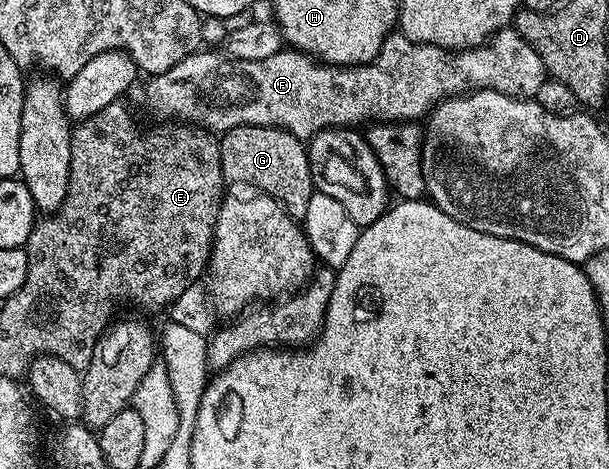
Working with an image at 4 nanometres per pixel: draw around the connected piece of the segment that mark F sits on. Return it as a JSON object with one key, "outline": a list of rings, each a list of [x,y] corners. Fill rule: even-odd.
{"outline":[[[514,28],[500,30],[497,34],[492,35],[487,42],[483,42],[480,46],[475,46],[469,50],[447,50],[446,48],[438,48],[437,46],[410,40],[405,34],[393,32],[388,35],[388,38],[382,44],[382,48],[378,52],[378,56],[375,60],[362,64],[361,66],[330,66],[327,62],[313,58],[311,54],[303,54],[301,50],[295,48],[282,49],[274,56],[266,56],[266,60],[238,60],[237,58],[229,57],[228,54],[224,52],[215,54],[212,50],[215,49],[201,49],[195,54],[186,56],[186,60],[174,64],[174,68],[170,68],[165,74],[153,74],[147,79],[148,83],[144,86],[144,98],[148,101],[149,108],[152,109],[158,117],[168,118],[164,120],[176,119],[181,123],[191,124],[213,132],[233,130],[239,126],[277,126],[286,132],[290,132],[295,138],[309,140],[323,130],[332,127],[360,128],[365,124],[375,124],[378,122],[416,122],[431,114],[432,111],[435,110],[436,105],[444,101],[445,98],[454,98],[457,94],[471,94],[473,90],[493,90],[494,92],[502,92],[511,98],[526,98],[532,100],[535,99],[538,88],[542,88],[546,77],[546,71],[542,64],[542,56],[538,56],[538,52],[534,52],[534,48],[530,48],[530,44],[526,44],[524,37]]]}

